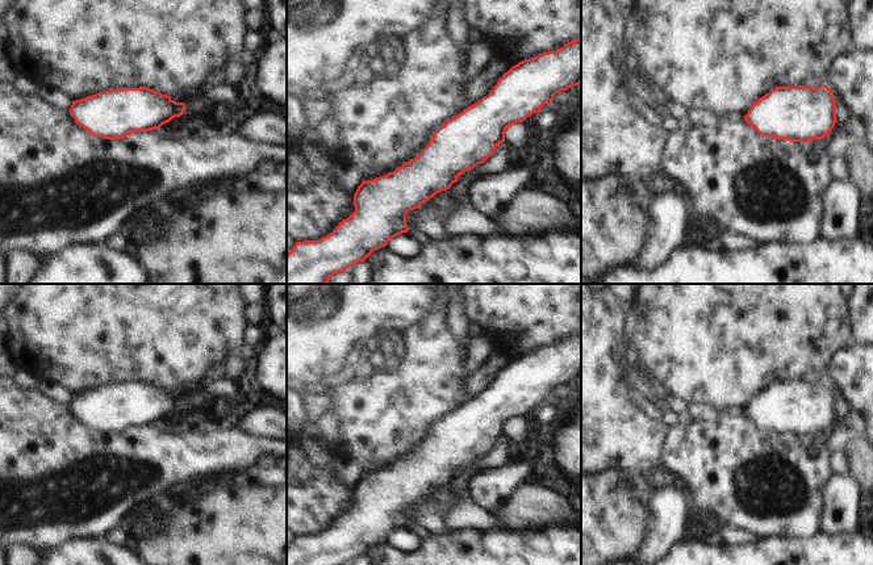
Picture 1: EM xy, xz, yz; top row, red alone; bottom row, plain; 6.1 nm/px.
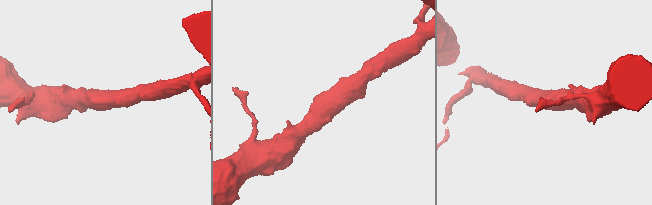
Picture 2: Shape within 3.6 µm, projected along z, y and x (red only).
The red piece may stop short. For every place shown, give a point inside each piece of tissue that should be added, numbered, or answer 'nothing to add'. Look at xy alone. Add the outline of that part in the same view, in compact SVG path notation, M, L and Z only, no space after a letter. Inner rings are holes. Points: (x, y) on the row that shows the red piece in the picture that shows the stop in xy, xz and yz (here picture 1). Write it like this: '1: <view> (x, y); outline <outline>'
nothing to add

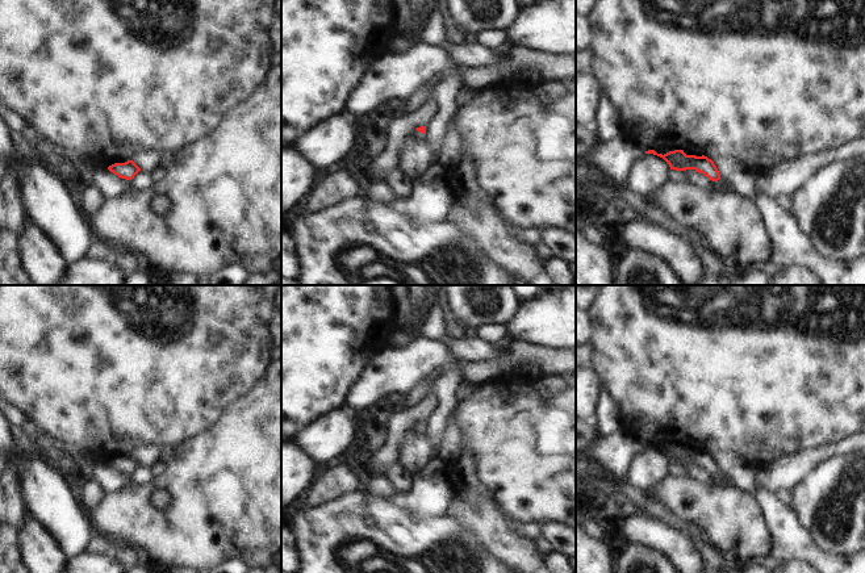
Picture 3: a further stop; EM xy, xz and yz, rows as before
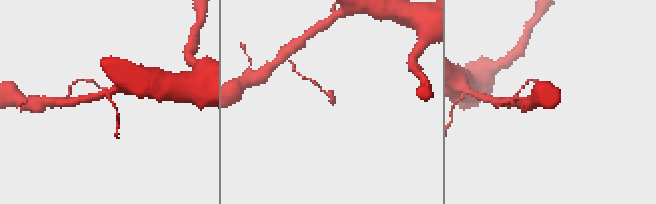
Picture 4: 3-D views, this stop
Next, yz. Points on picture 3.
nothing to add

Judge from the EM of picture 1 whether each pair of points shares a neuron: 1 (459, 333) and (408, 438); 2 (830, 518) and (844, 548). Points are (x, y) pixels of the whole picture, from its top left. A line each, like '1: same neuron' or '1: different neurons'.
1: different neurons
2: different neurons

